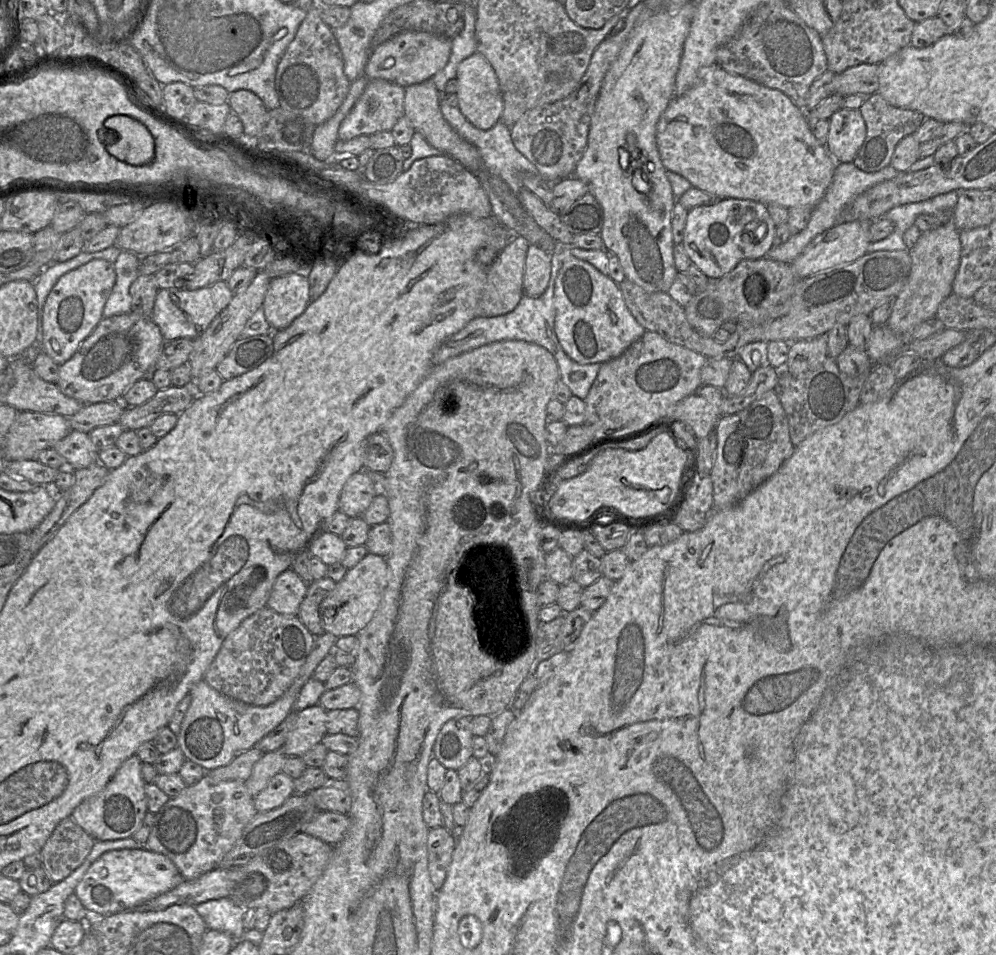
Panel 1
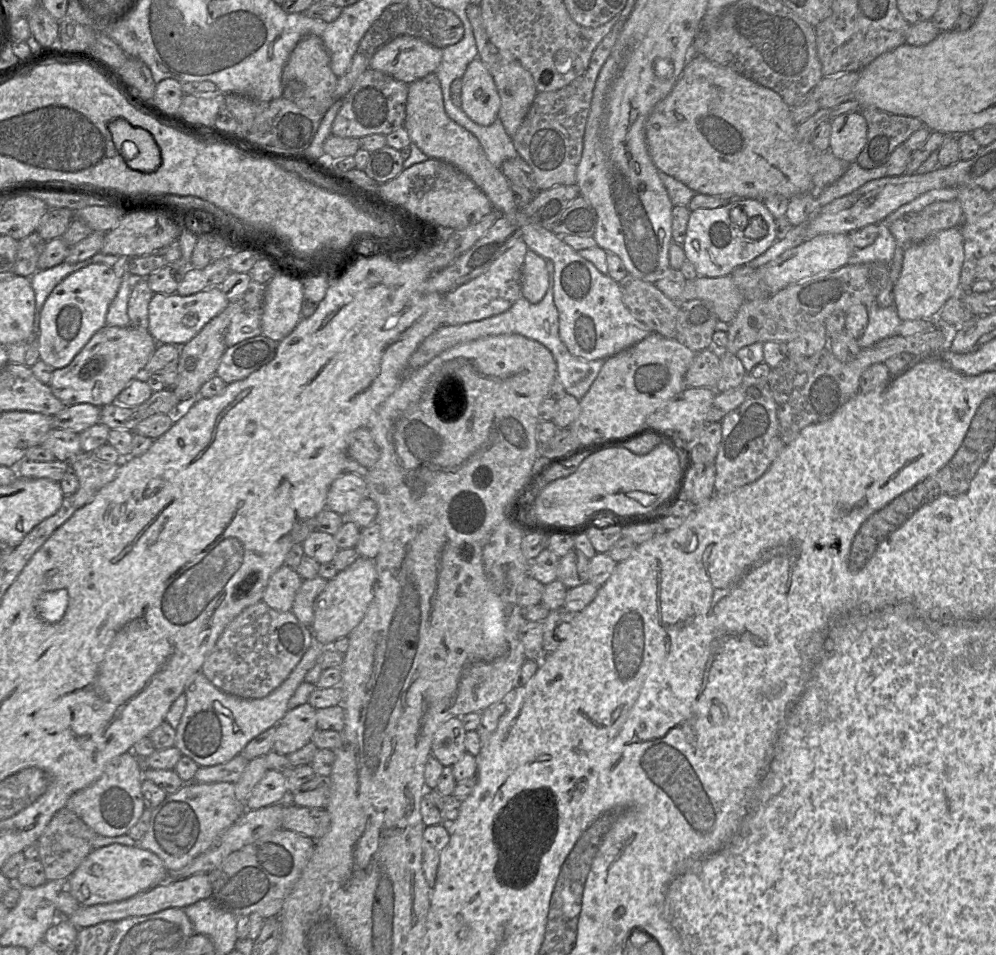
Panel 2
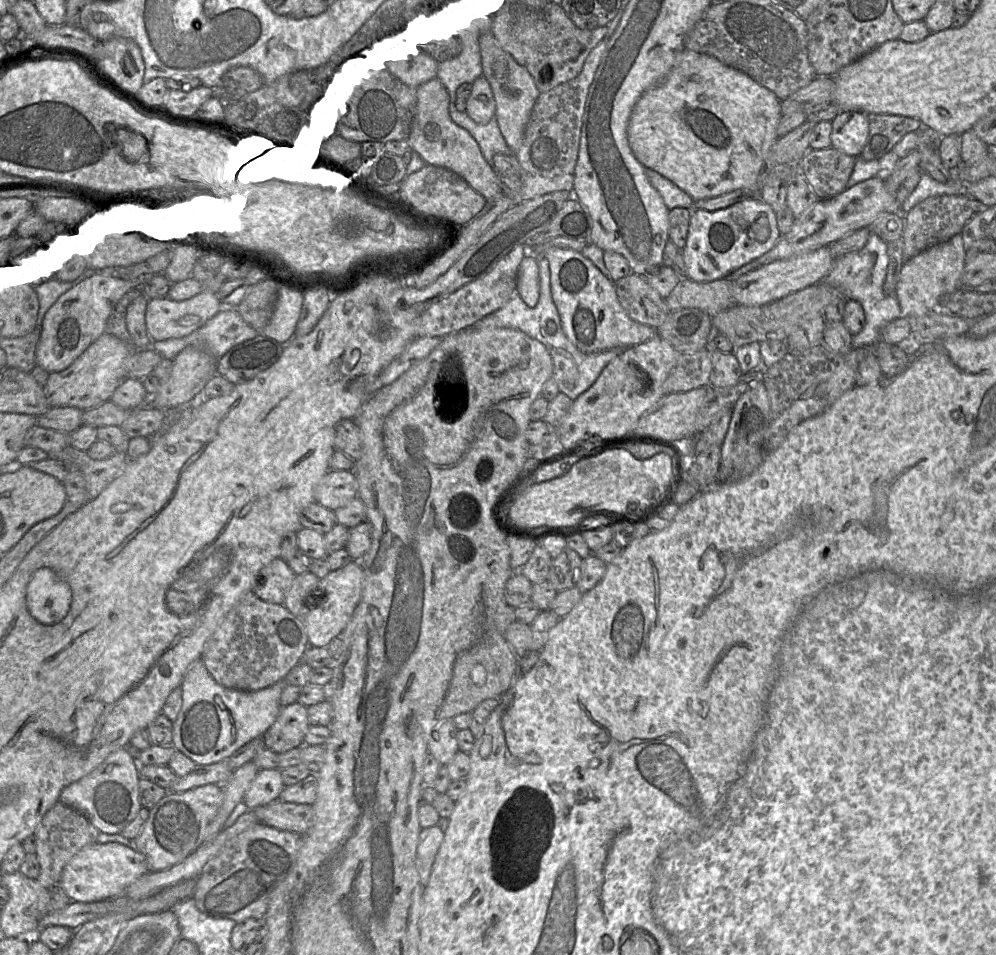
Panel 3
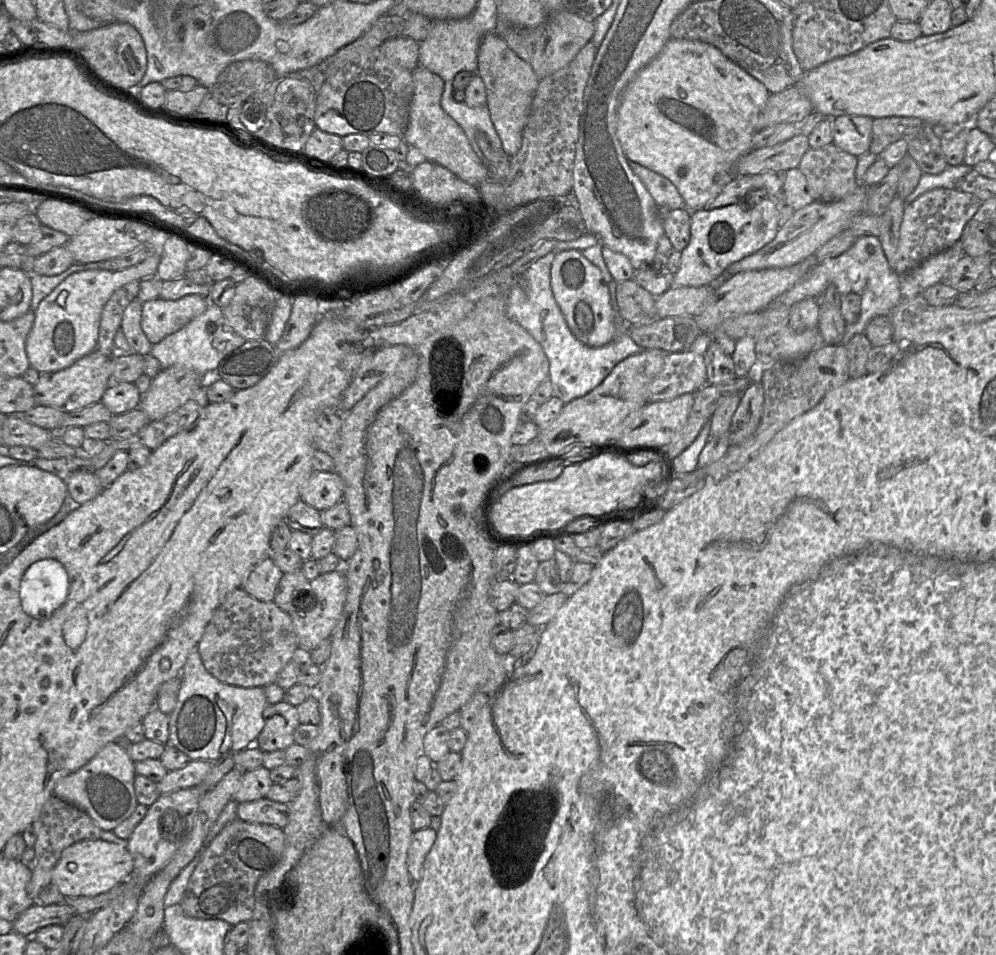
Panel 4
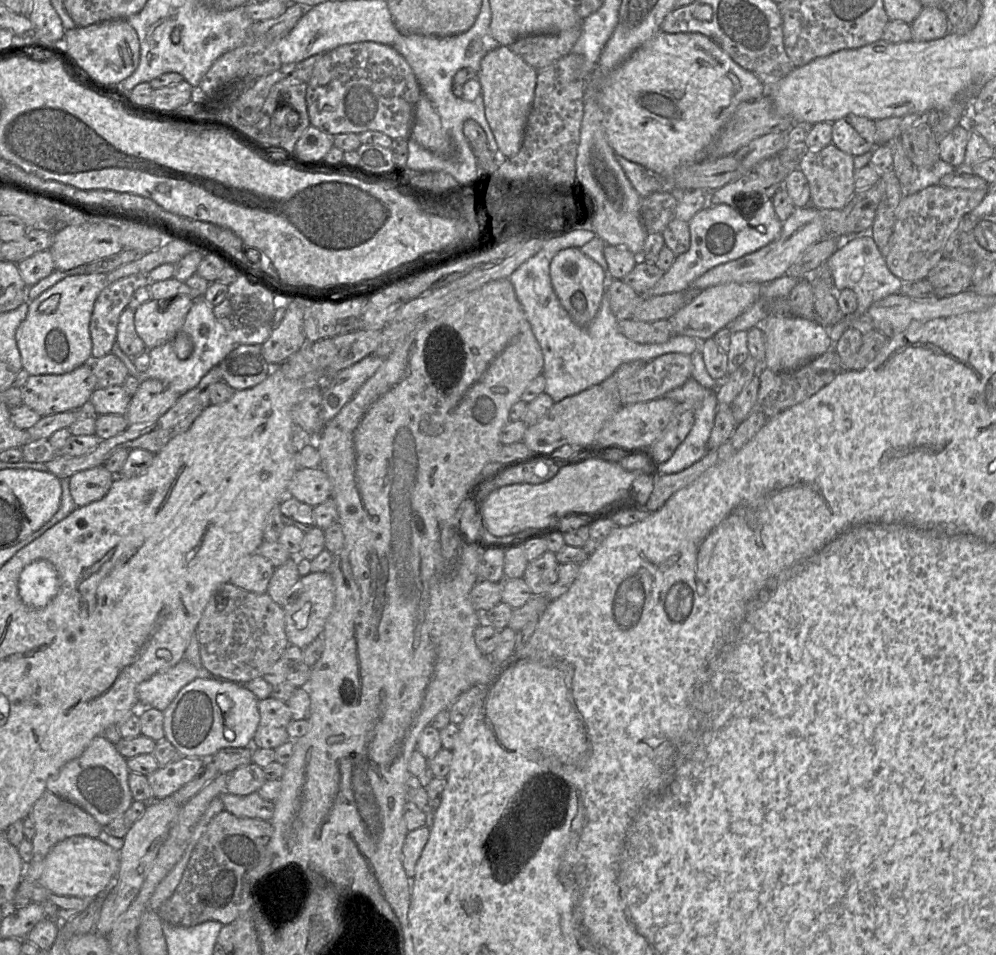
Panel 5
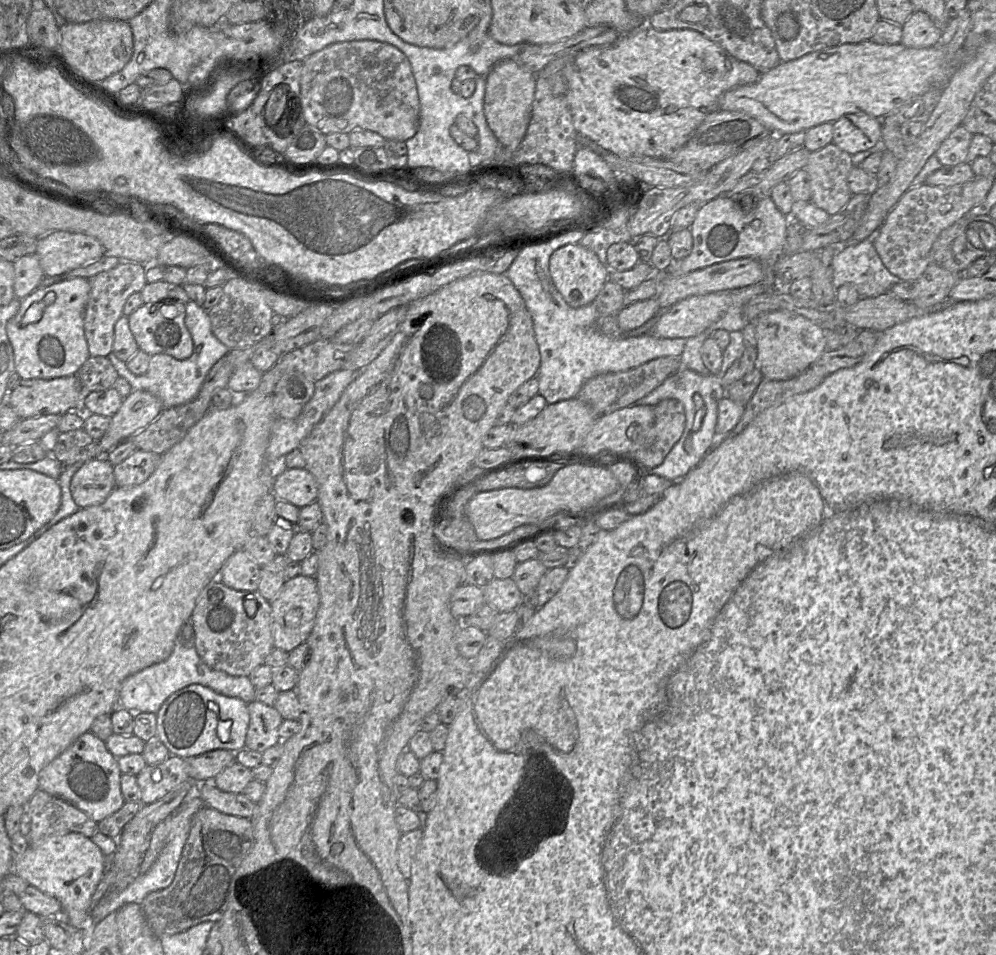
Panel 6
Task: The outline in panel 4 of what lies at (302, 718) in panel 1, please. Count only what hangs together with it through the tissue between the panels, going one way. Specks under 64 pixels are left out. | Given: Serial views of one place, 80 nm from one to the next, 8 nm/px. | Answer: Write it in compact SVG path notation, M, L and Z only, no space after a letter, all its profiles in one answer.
M286 702L268 704L263 718L265 725L253 746L263 752L274 752L284 751L295 743L294 732L300 725L295 706Z

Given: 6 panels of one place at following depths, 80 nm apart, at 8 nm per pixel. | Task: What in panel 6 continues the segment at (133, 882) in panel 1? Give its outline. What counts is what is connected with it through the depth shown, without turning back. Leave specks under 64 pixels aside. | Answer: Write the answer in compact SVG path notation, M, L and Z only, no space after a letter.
M77 832L48 836L36 844L29 845L27 850L15 855L12 872L24 879L30 886L34 886L56 898L62 907L63 914L70 925L77 929L84 929L88 925L89 907L92 896L104 876L105 855L89 837Z

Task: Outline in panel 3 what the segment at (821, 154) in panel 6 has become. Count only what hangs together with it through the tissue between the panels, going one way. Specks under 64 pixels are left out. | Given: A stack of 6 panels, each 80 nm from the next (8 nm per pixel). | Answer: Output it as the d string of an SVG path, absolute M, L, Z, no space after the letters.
M834 148L808 150L799 170L819 200L835 197L847 189L856 158Z

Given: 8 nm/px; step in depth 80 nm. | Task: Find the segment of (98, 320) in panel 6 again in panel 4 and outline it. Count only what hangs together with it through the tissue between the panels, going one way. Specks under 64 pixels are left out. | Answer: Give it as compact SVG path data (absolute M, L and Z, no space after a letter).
M141 280L131 281L118 288L105 304L99 326L97 350L104 355L114 352L114 337L121 327L126 307L137 299Z

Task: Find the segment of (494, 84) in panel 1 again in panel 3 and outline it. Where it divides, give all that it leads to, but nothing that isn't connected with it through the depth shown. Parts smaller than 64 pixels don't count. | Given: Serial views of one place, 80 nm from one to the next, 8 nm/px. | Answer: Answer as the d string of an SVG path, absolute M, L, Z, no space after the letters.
M480 74L471 84L464 109L477 122L486 123L495 113L495 101L488 80Z

